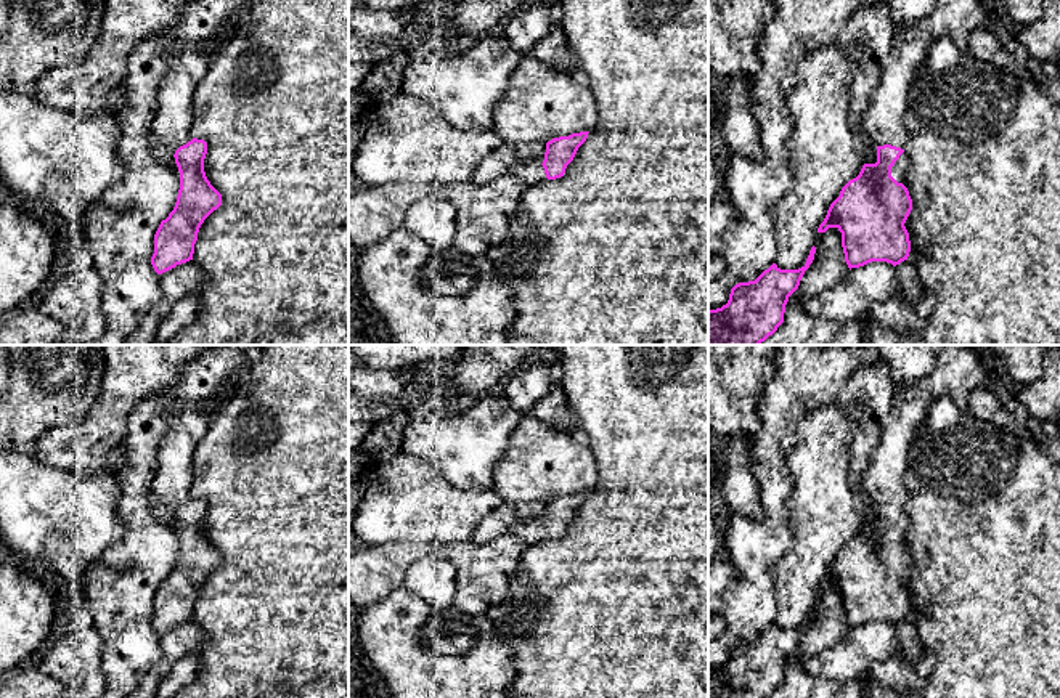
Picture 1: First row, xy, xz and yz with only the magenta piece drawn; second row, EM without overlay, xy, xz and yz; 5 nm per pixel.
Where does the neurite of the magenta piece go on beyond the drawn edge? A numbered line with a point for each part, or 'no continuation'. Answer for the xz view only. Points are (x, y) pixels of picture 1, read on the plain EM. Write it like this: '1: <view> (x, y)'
1: xz (530, 531)

